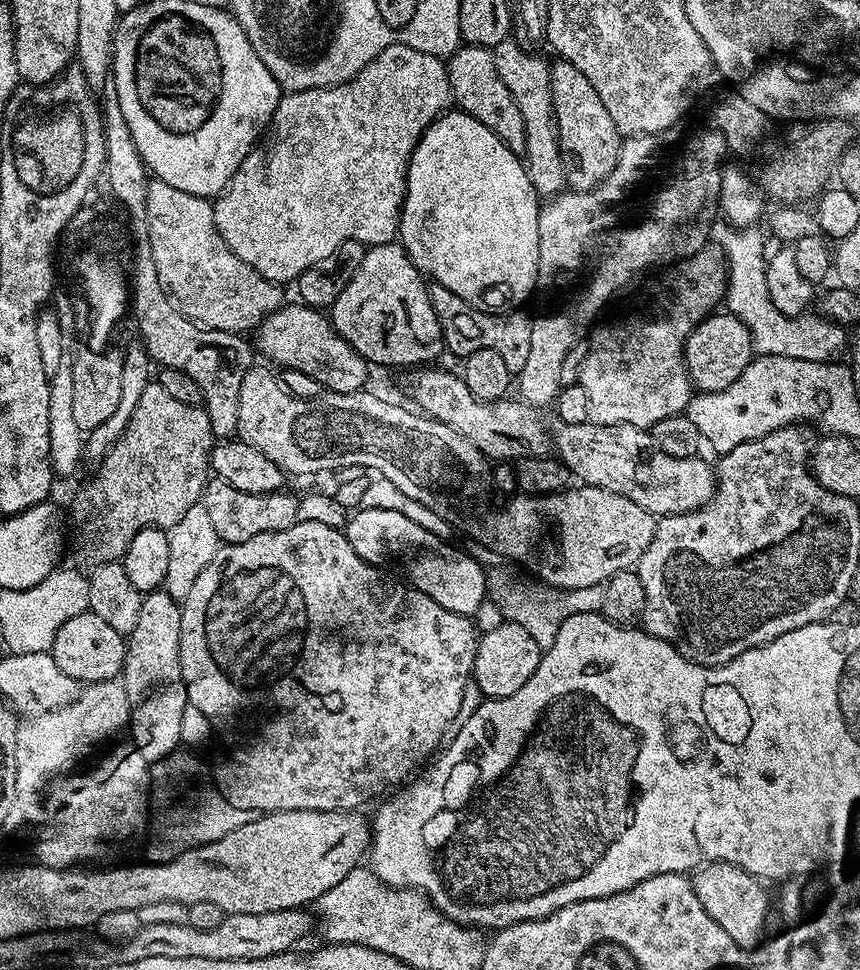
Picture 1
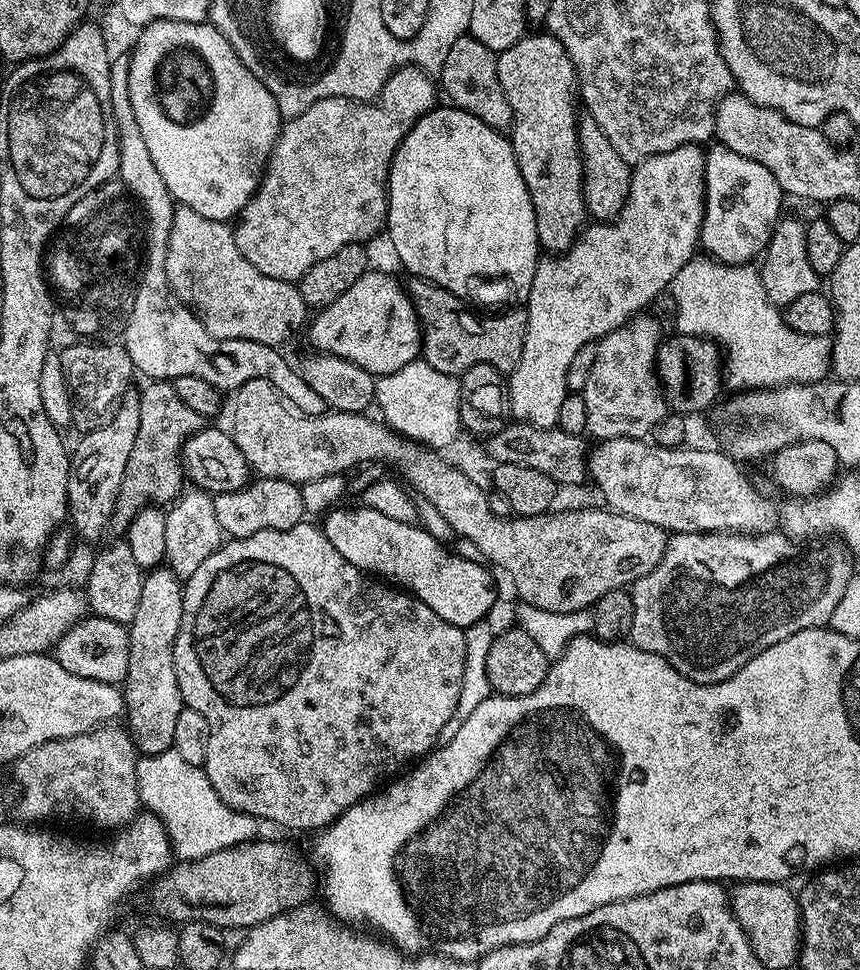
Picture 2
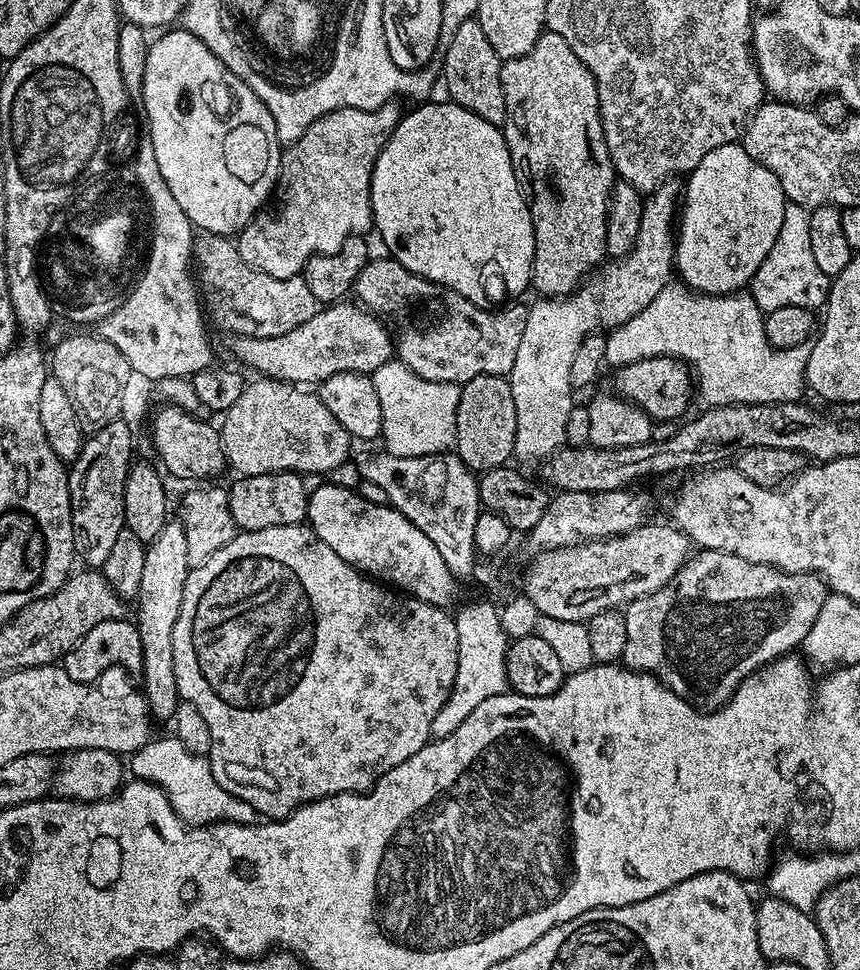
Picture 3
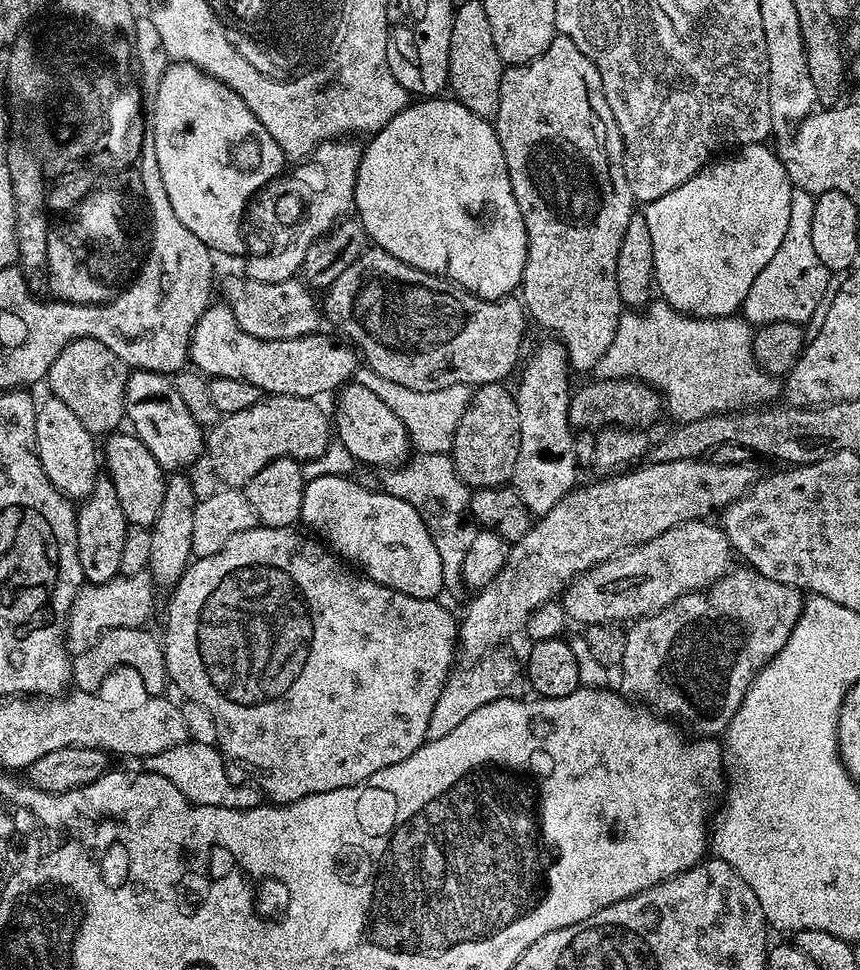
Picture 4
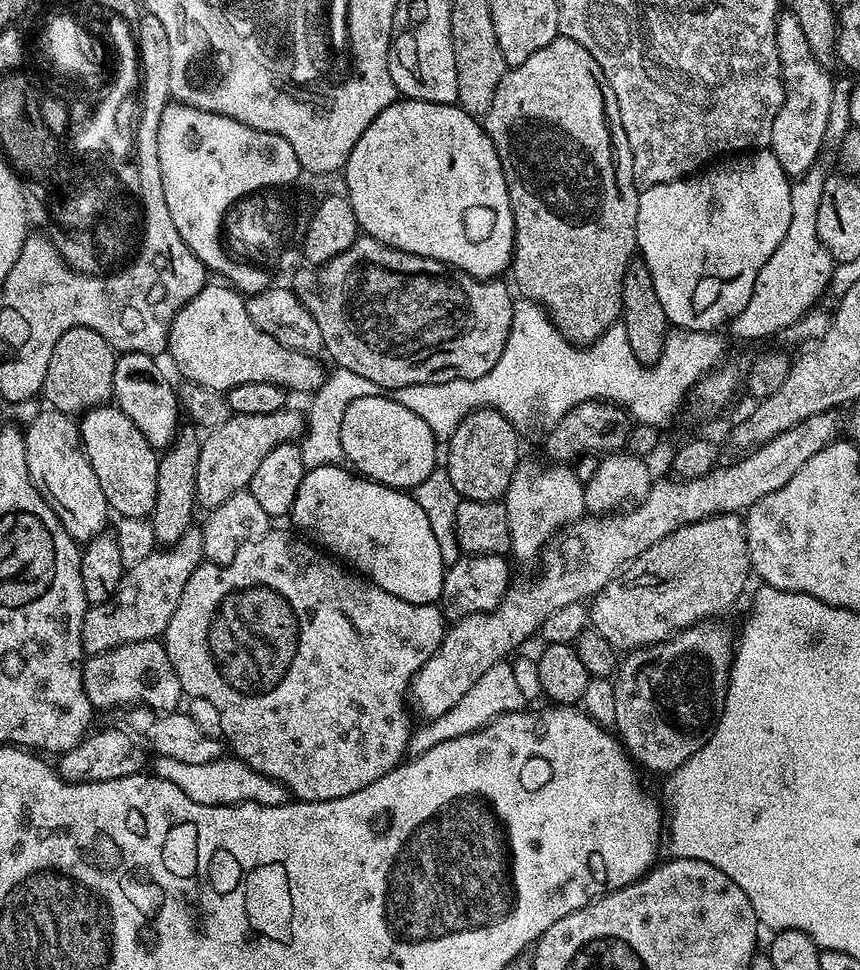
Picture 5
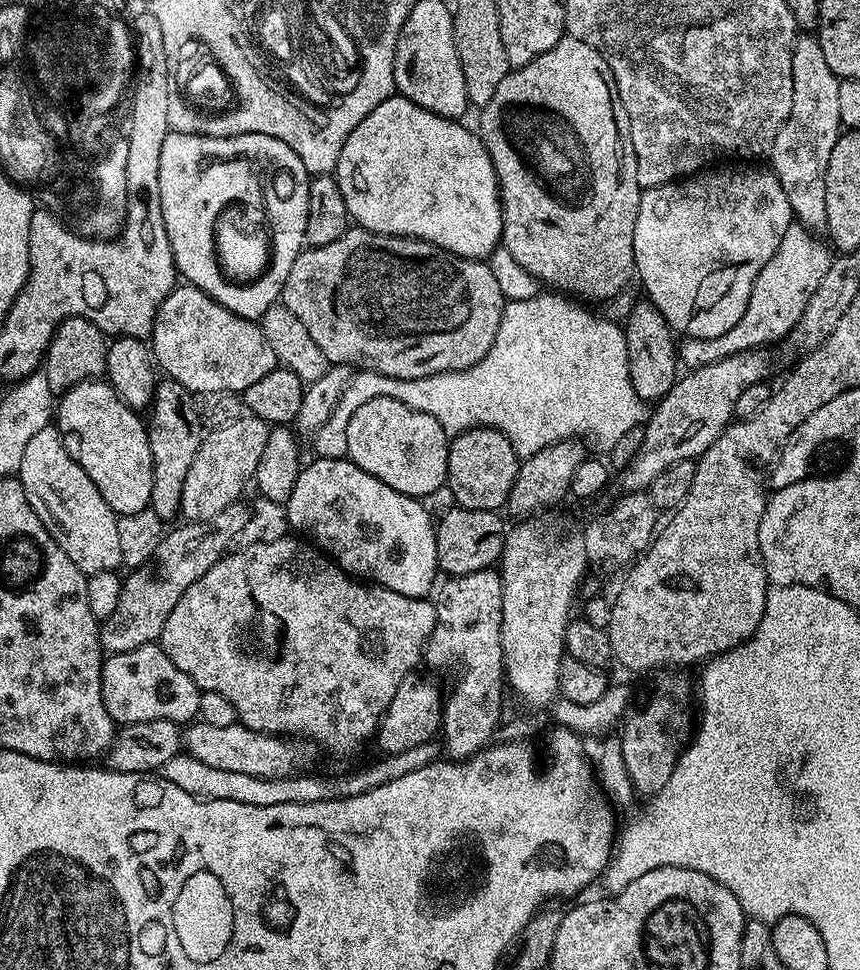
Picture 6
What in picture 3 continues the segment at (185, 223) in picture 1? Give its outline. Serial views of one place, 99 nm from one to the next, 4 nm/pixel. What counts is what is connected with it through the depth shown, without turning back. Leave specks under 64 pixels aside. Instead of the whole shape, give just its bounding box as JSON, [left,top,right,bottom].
[192,235,318,340]

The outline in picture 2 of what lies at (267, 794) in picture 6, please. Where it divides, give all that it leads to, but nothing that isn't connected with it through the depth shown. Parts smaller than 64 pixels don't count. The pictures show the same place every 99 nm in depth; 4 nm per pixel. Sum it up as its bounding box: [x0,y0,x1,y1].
[136,750,261,861]

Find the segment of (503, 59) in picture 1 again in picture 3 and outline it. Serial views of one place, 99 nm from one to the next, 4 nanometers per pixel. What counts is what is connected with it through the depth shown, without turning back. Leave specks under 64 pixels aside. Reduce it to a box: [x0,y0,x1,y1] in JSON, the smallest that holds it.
[500,30,618,298]

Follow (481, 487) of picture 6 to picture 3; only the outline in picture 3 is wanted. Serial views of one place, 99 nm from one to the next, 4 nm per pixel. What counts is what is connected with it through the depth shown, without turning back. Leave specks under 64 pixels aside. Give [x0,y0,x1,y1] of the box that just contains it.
[455,376,516,473]

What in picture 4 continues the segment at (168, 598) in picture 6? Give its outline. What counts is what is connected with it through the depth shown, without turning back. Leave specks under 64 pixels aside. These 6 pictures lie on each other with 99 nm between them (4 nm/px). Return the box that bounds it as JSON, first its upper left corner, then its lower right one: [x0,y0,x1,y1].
[64,571,158,656]

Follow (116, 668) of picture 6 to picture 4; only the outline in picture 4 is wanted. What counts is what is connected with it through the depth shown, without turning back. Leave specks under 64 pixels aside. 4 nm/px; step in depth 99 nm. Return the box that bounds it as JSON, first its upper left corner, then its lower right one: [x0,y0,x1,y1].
[72,627,169,696]

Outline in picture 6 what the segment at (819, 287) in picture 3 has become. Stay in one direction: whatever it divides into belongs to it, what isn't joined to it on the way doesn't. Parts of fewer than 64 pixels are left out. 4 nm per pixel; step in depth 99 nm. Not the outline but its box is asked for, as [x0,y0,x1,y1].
[678,222,833,370]

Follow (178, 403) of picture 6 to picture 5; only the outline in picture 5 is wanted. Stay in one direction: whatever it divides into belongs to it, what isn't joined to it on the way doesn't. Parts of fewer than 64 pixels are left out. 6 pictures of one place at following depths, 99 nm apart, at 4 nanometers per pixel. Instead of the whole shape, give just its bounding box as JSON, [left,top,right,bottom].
[150,427,201,545]

